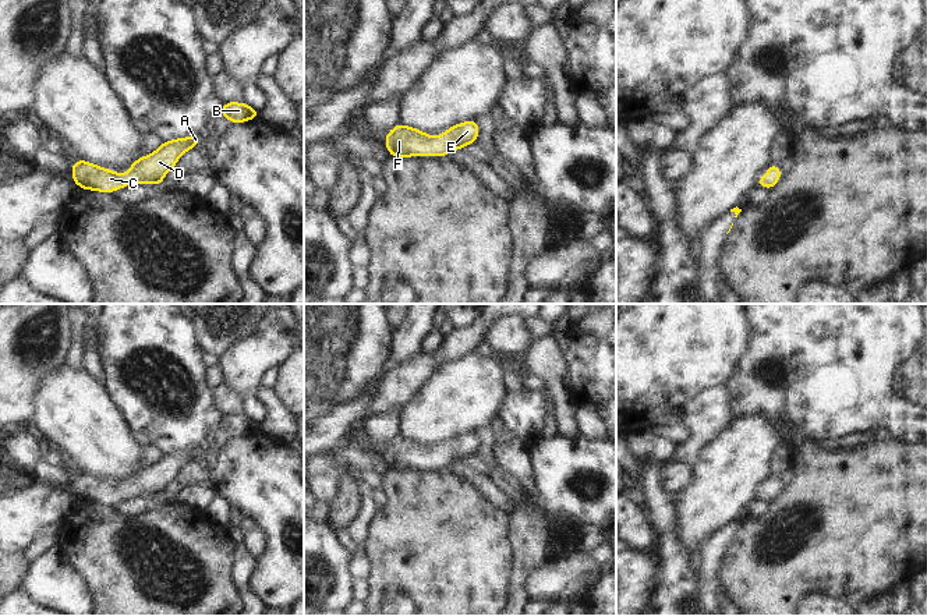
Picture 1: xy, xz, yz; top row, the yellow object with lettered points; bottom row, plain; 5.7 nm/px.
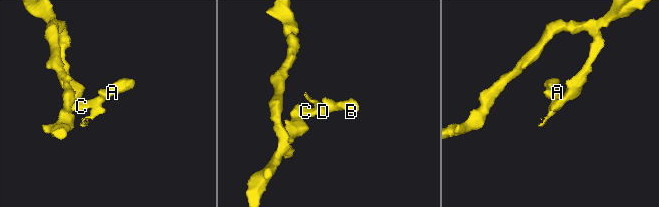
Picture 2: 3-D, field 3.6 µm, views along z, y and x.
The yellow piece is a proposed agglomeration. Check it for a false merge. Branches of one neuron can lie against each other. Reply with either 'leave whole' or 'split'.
leave whole

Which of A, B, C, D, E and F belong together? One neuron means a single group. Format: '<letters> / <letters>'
A B C D E F

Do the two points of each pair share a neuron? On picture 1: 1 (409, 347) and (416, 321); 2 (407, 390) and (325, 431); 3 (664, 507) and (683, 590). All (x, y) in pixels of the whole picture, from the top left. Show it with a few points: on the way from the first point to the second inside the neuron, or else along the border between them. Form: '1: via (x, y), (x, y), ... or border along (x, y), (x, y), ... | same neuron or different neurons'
1: via (410, 340), (416, 328) | same neuron
2: border along (381, 381), (379, 390), (367, 414) | different neurons
3: via (665, 528), (675, 556), (675, 569) | same neuron

